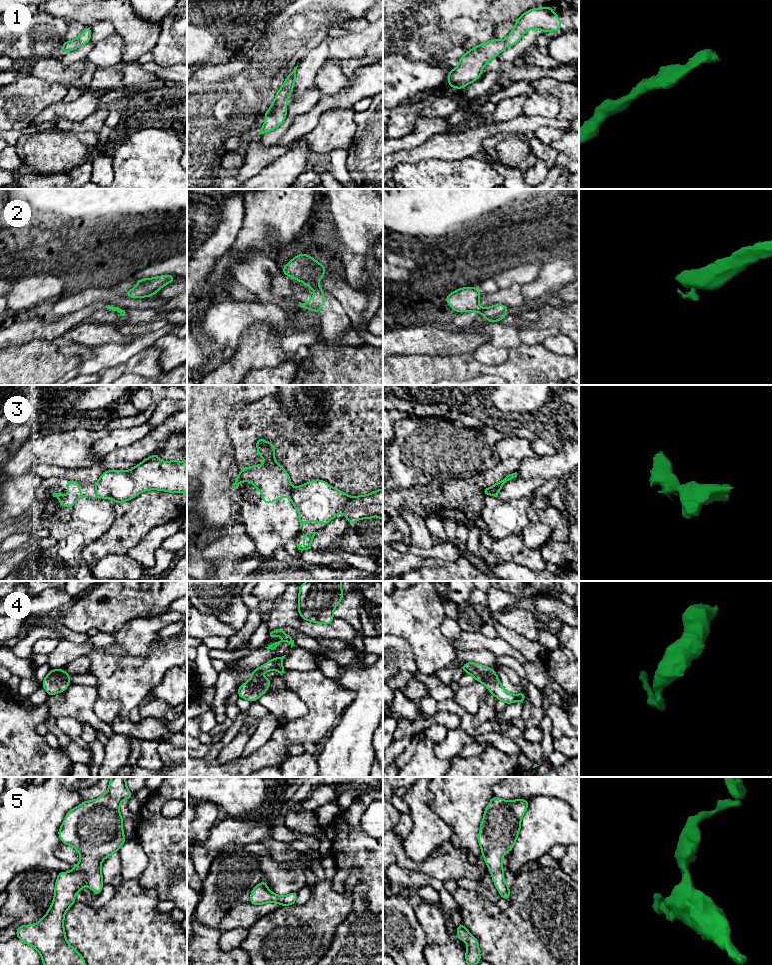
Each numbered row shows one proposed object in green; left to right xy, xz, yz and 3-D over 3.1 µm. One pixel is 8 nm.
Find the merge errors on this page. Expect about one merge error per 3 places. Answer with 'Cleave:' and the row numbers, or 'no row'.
Cleave: 2, 3

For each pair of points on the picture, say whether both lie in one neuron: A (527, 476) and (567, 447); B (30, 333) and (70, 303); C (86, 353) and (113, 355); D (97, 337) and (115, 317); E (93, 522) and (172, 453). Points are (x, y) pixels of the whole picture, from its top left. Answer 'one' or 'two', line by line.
A: one
B: two
C: two
D: two
E: one

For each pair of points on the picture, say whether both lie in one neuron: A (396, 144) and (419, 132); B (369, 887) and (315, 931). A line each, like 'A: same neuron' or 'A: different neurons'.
A: same neuron
B: different neurons

